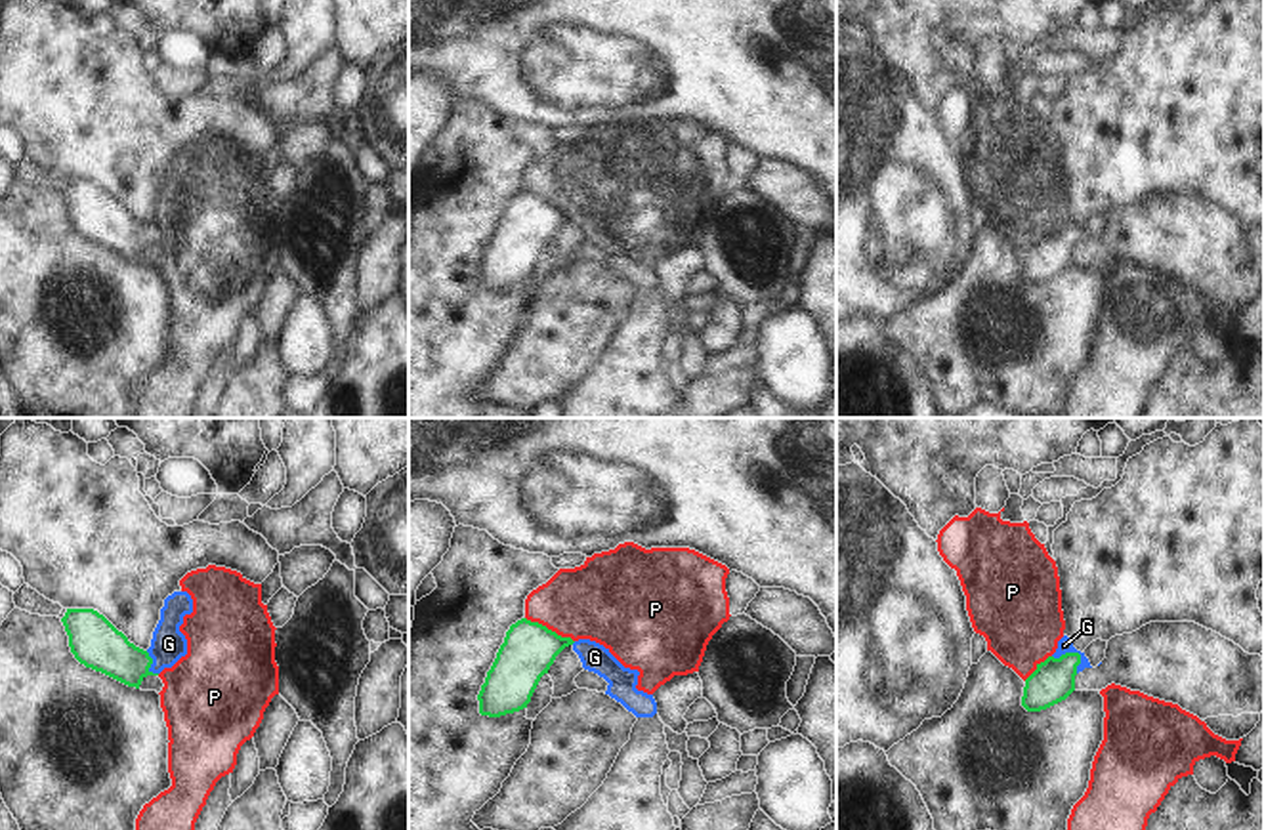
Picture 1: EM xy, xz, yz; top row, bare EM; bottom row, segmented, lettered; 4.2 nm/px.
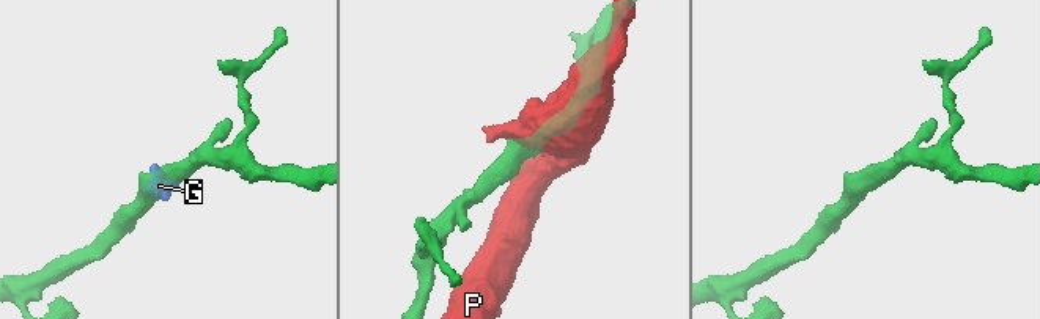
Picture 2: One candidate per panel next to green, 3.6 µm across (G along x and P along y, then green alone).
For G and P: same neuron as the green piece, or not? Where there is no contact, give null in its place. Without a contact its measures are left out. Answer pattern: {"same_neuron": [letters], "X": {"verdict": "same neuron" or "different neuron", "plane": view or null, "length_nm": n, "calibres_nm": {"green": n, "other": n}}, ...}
{"same_neuron": [], "G": {"verdict": "different neuron", "plane": "yz", "length_nm": 130, "calibres_nm": {"green": 180, "other": 60}}, "P": {"verdict": "different neuron", "plane": "xz", "length_nm": 240, "calibres_nm": {"green": 220, "other": 340}}}

